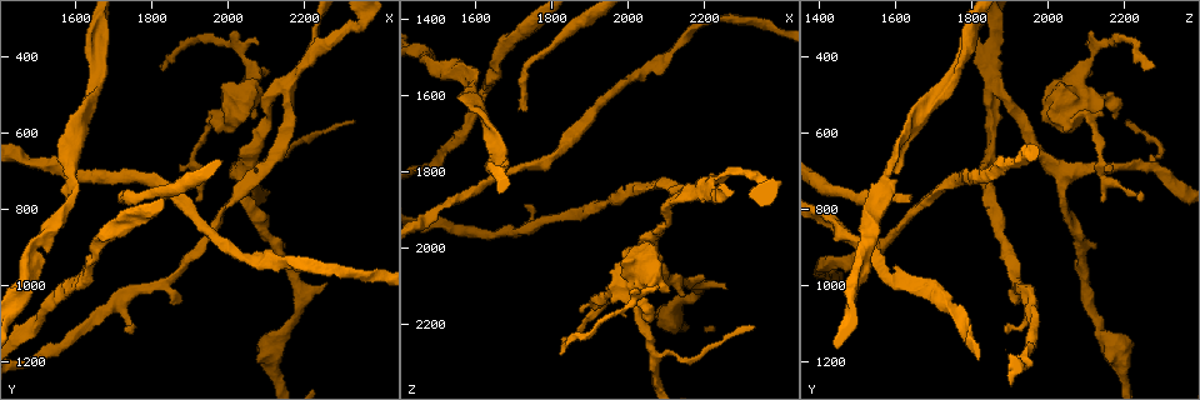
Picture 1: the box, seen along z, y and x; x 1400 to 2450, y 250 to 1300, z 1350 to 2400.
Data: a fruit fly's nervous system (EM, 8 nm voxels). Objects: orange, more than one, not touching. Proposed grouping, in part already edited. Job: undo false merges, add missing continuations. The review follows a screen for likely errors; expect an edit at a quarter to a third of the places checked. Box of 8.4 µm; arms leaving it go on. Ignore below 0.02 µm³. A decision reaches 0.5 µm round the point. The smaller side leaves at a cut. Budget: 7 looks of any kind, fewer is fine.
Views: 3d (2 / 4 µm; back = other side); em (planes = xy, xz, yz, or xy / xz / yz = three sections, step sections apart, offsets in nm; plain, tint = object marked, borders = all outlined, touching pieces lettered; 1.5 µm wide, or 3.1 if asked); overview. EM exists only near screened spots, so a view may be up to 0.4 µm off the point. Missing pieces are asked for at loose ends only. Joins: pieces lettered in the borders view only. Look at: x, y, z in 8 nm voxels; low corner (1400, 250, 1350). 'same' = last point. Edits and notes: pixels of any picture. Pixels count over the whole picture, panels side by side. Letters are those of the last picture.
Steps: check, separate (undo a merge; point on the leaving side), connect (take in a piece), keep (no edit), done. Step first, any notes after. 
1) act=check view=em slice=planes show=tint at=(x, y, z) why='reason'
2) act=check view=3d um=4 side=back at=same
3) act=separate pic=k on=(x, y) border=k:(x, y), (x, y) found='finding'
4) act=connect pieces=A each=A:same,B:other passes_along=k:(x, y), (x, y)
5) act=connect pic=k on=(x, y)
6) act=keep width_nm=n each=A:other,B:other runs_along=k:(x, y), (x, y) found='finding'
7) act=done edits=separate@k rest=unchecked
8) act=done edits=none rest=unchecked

act=check view=3d um=4 at=(1730, 760, 1645) why='tapers out'

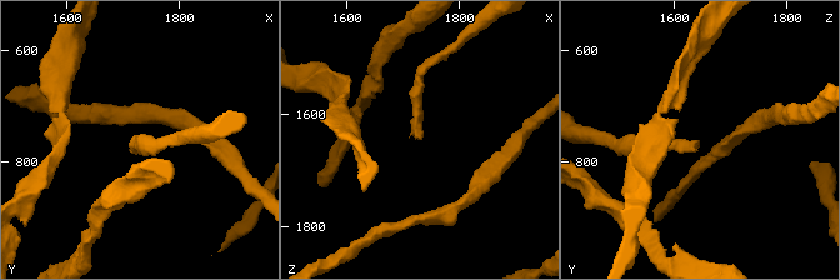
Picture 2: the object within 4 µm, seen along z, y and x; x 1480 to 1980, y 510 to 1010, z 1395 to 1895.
act=check view=em slice=planes show=borders at=(1730, 765, 1640) why='shape alone is not enough'

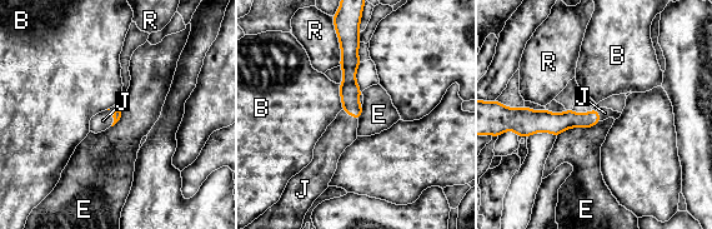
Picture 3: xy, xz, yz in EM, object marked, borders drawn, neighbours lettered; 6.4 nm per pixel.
act=connect pic=3 on=(103, 120) each=B:other,E:other,J:same,R:other found='it goes on there'

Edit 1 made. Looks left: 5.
act=check view=overview why='see it whole again'

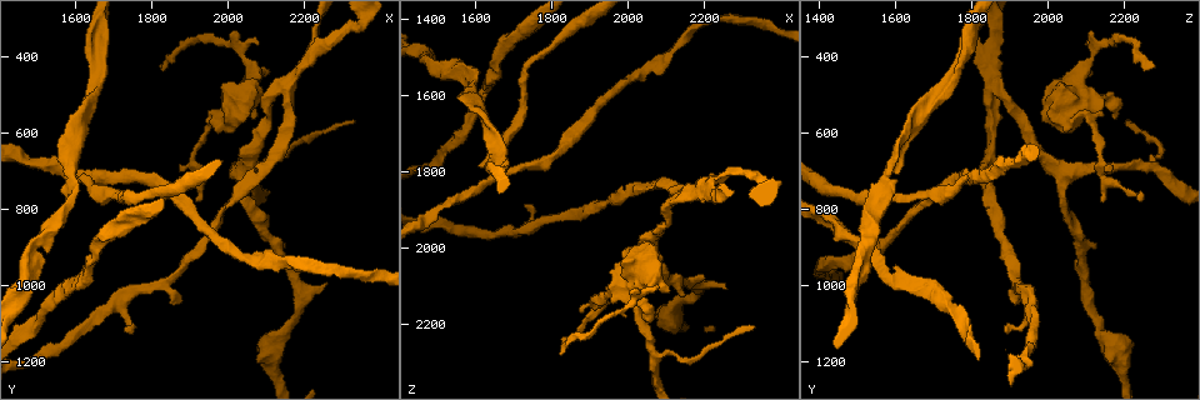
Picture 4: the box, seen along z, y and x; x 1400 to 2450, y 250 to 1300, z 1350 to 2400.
act=check view=em slice=planes show=borders at=(2075, 565, 2185) why='free end'

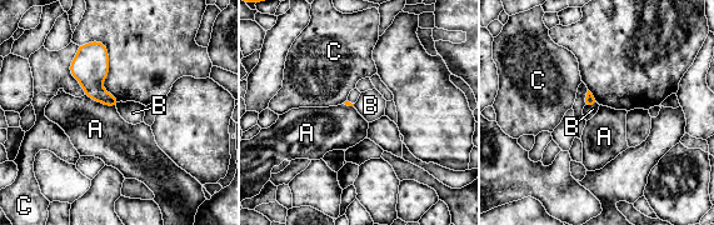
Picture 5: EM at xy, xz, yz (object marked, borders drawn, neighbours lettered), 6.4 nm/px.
act=keep each=A:other,B:other,C:other found='none of them fits'

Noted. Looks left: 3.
act=check view=em slice=xy step=4 show=borders at=(1730, 1120, 1895)

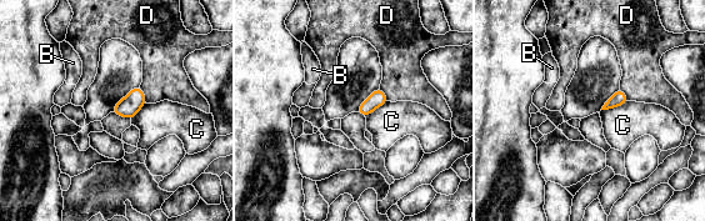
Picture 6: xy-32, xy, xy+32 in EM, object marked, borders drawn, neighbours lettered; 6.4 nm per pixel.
act=keep width_nm=70 each=B:other,C:other,D:other border=6:(140, 86), (146, 103) found='no lettered piece goes on from it'

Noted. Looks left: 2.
act=done edits=connect@3 rest=unchecked

